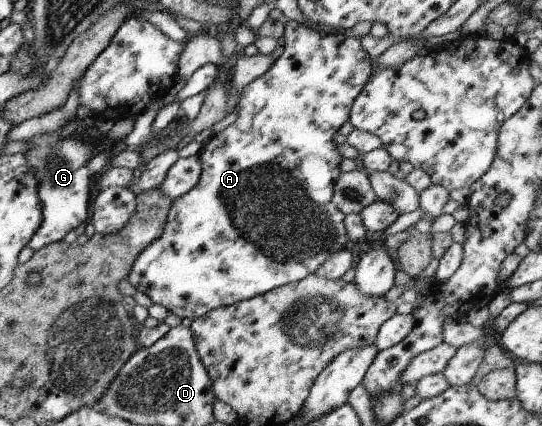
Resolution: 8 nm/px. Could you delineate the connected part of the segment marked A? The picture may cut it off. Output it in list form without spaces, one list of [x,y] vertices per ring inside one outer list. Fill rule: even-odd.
[[[286,20],[282,36],[284,40],[282,54],[272,62],[268,71],[242,87],[240,99],[236,104],[236,120],[214,134],[210,141],[199,149],[197,157],[200,159],[202,171],[198,183],[190,191],[172,200],[162,227],[162,233],[136,255],[132,267],[128,271],[126,278],[135,291],[144,293],[152,304],[161,305],[168,314],[172,313],[181,319],[188,317],[193,320],[211,309],[232,305],[262,295],[272,288],[300,281],[303,277],[316,273],[334,253],[345,249],[344,243],[347,241],[343,224],[345,215],[338,211],[331,200],[334,182],[341,174],[341,171],[338,170],[338,163],[343,158],[338,155],[332,137],[335,136],[340,125],[348,121],[352,102],[356,95],[362,91],[364,83],[370,76],[370,58],[353,34],[318,33],[304,24]]]

